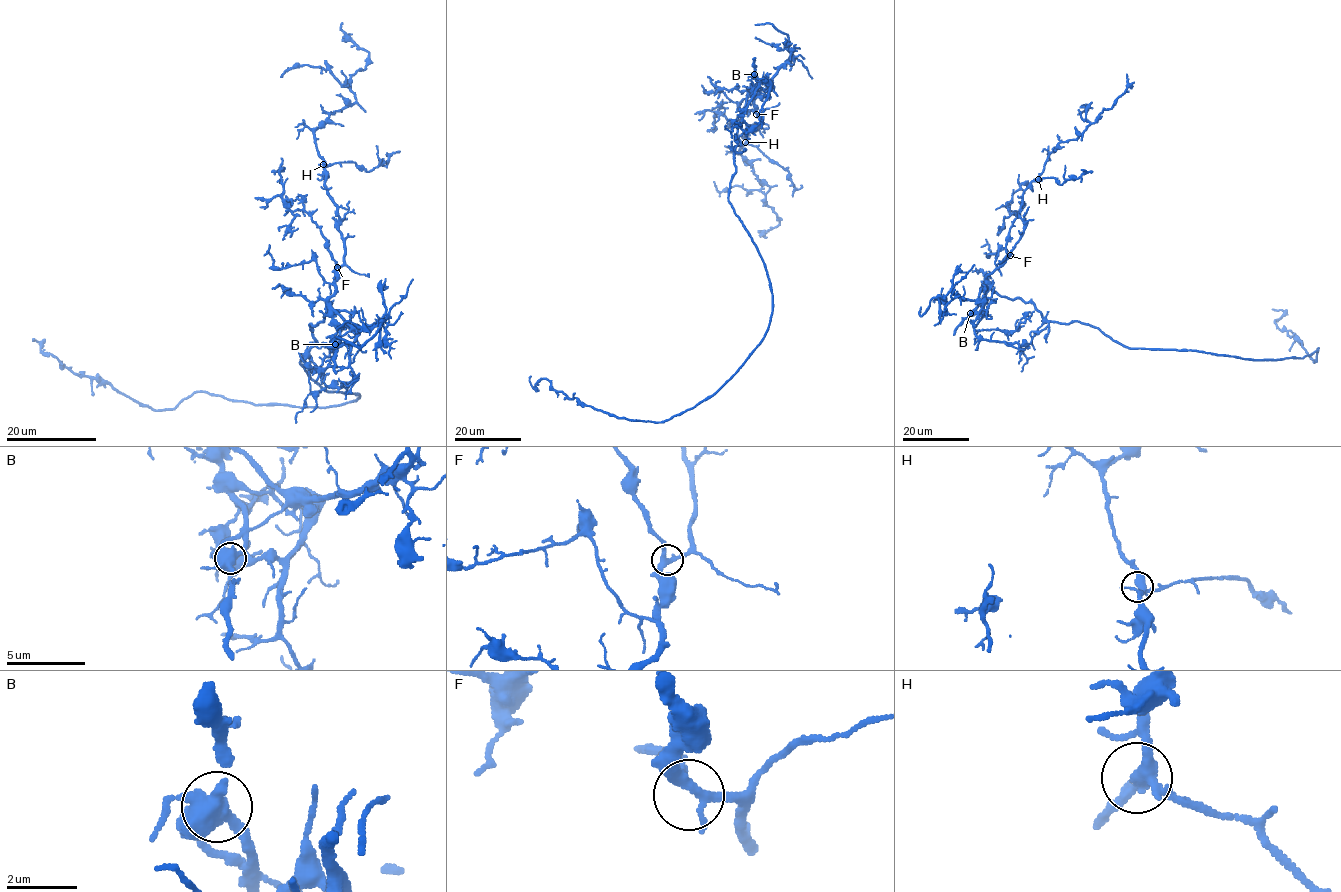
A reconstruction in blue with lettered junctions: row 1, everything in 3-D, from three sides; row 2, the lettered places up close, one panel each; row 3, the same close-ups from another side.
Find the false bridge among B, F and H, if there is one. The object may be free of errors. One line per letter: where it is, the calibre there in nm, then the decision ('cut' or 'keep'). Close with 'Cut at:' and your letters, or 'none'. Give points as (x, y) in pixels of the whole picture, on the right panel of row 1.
B: place (970, 313); calibre 550 nm; cut
F: place (1010, 255); calibre 280 nm; keep
H: place (1038, 179); calibre 340 nm; keep
Cut at: B

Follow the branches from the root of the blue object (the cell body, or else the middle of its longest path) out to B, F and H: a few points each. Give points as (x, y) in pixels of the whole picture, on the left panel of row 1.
B: (309, 375), (300, 361), (317, 343), (310, 324), (329, 308), (339, 332), (335, 344)
F: (309, 375), (300, 361), (317, 343), (310, 324), (323, 320), (337, 267)
H: (309, 375), (300, 361), (317, 343), (310, 324), (323, 320), (345, 253), (323, 164)

